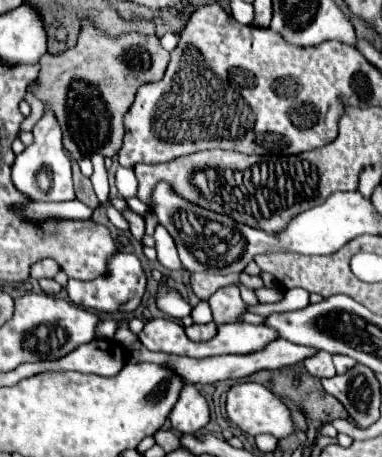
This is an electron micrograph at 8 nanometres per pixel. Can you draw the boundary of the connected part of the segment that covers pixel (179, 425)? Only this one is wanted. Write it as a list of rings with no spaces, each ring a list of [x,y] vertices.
[[[183,386],[169,420],[181,434],[195,434],[209,422],[209,404],[195,386]]]

